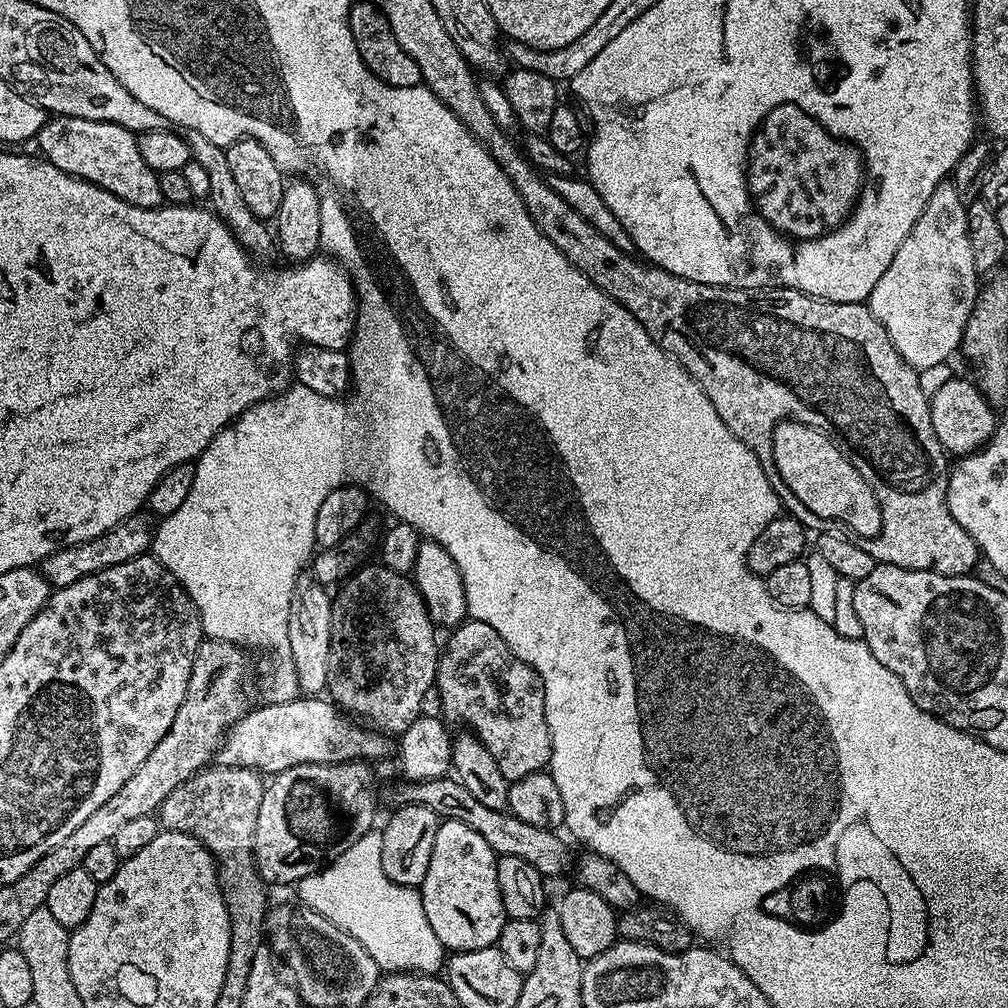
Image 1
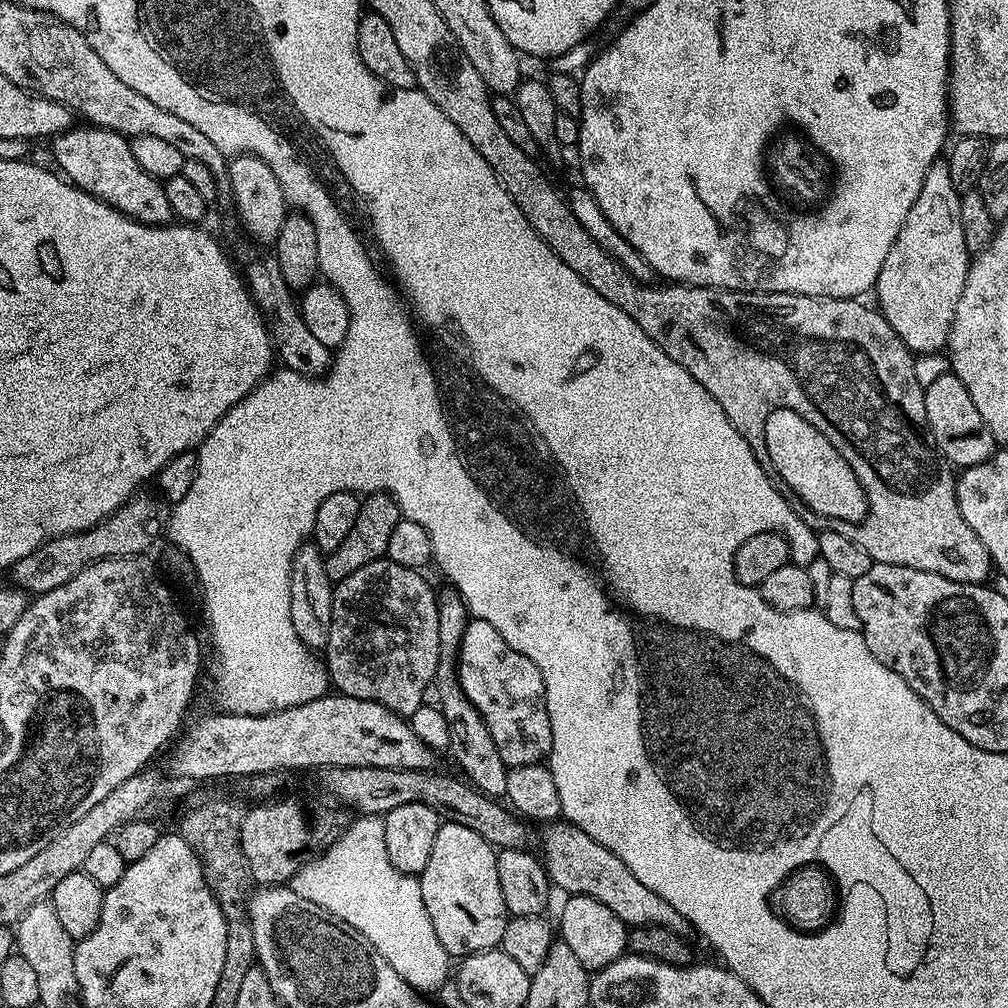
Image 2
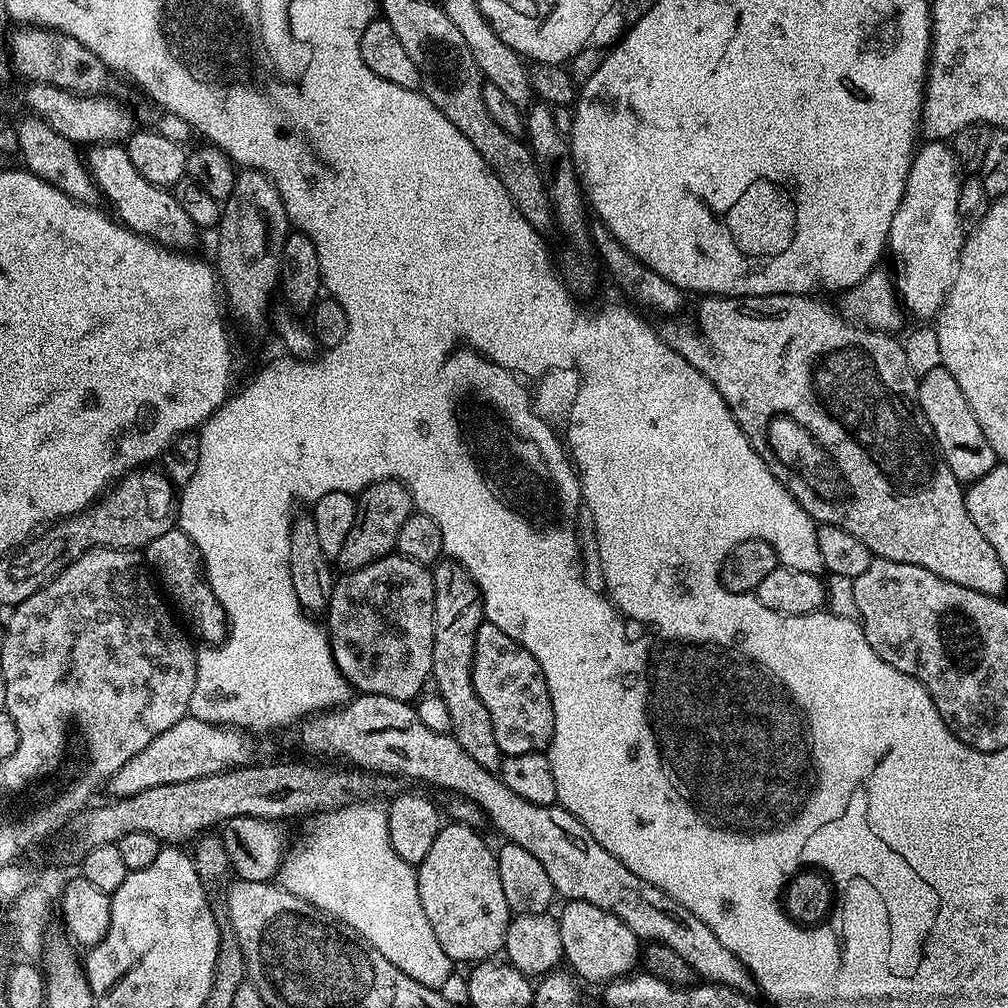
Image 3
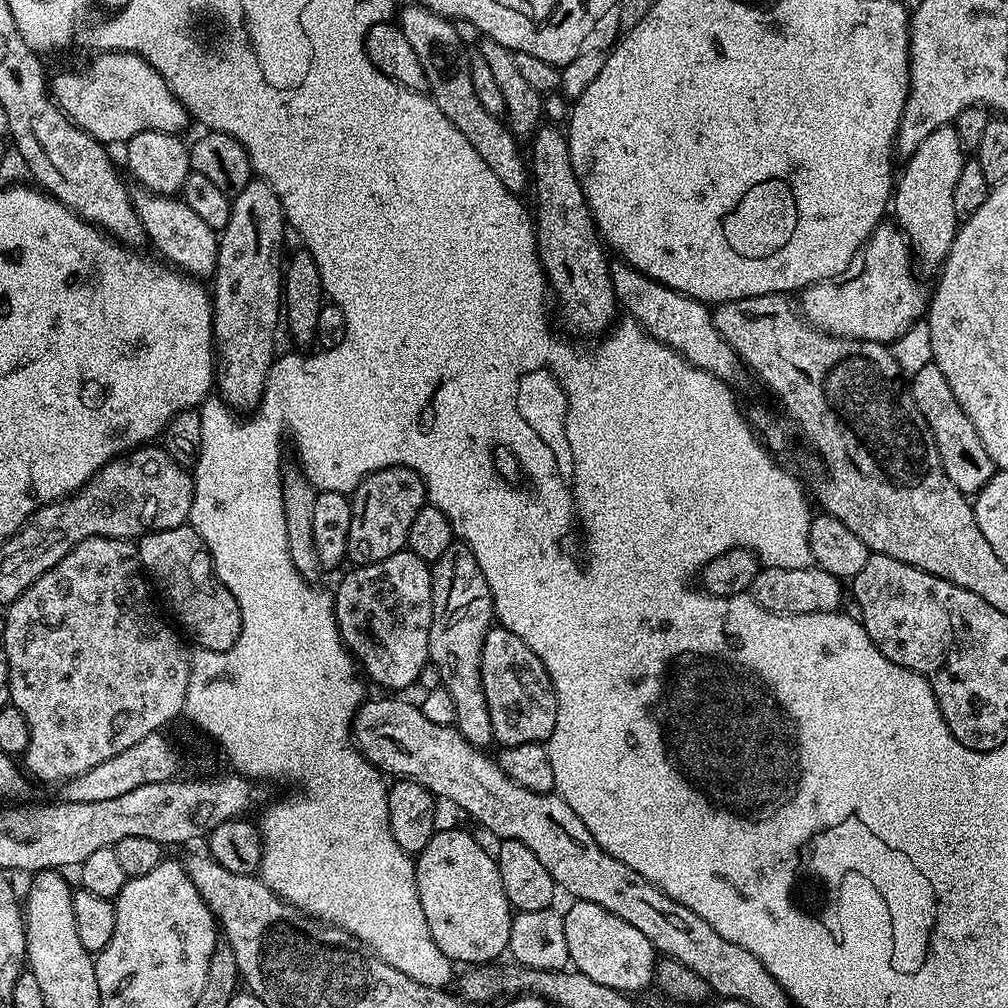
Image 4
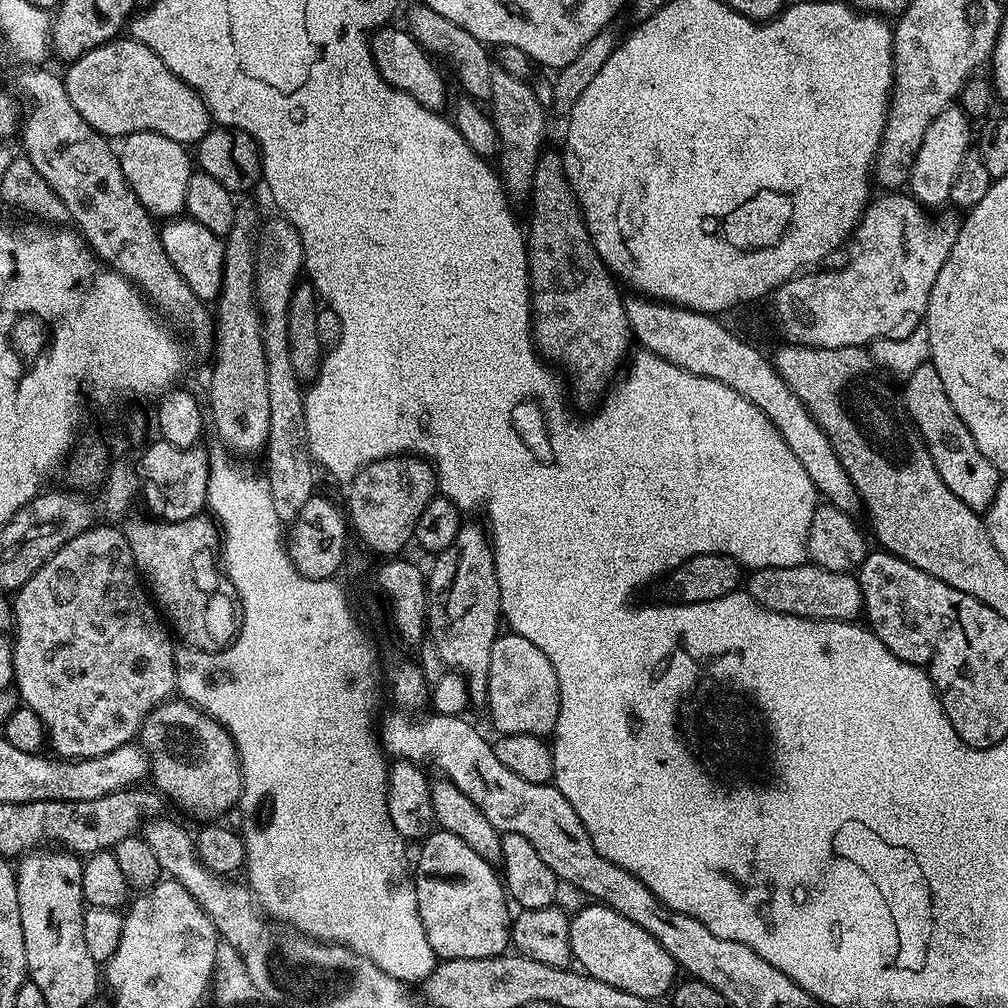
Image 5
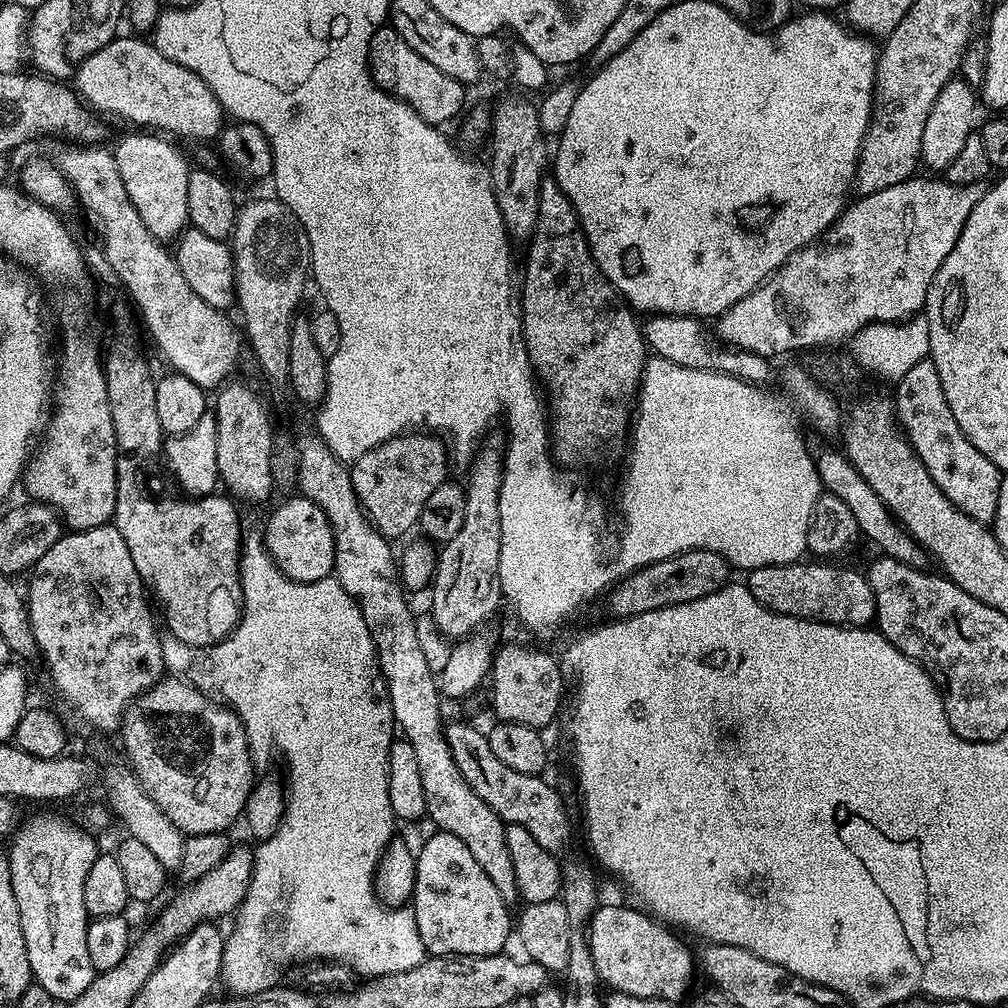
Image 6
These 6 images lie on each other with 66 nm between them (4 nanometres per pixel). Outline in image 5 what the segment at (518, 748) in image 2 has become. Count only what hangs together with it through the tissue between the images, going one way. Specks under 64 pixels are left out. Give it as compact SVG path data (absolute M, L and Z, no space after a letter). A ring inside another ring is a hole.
M511 630L497 635L494 646L490 650L490 674L488 675L488 703L486 711L492 719L492 724L497 728L500 736L538 736L551 737L556 730L558 710L560 709L560 687L558 674L554 674L554 666L550 666L550 658L530 642L530 638L522 638Z

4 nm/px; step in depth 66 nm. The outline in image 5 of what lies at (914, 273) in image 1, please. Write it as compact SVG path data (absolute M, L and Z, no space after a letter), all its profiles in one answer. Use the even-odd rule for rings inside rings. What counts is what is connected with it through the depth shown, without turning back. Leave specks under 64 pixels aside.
M949 106L926 130L922 146L918 150L916 165L912 167L910 192L921 205L945 204L951 198L951 187L958 175L959 166L974 144L974 124L967 112L960 106ZM912 188L912 189L911 189Z

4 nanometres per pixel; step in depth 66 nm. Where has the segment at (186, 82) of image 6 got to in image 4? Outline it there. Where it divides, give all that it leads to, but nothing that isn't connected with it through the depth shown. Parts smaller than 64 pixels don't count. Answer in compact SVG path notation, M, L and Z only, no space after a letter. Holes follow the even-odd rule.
M101 52L93 55L93 57L92 65L90 65L89 68L84 68L81 72L60 72L56 77L53 75L50 80L50 95L52 99L55 100L58 107L68 115L69 120L78 125L86 134L90 134L95 140L99 140L100 143L105 146L113 146L112 144L120 146L130 138L134 138L134 134L138 134L139 132L171 132L173 134L180 134L183 133L183 128L186 127L187 124L190 124L190 113L188 109L185 108L181 100L170 91L164 79L162 79L141 56L135 56L133 52Z

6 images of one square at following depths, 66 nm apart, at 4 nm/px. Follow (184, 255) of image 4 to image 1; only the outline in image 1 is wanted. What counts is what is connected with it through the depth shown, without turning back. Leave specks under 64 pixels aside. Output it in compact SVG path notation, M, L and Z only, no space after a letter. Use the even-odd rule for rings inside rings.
M53 115L45 119L34 144L40 147L39 155L58 166L58 170L105 188L110 194L122 198L122 202L130 202L130 206L159 208L164 204L160 177L146 166L146 158L142 158L136 138L137 133L114 122Z

